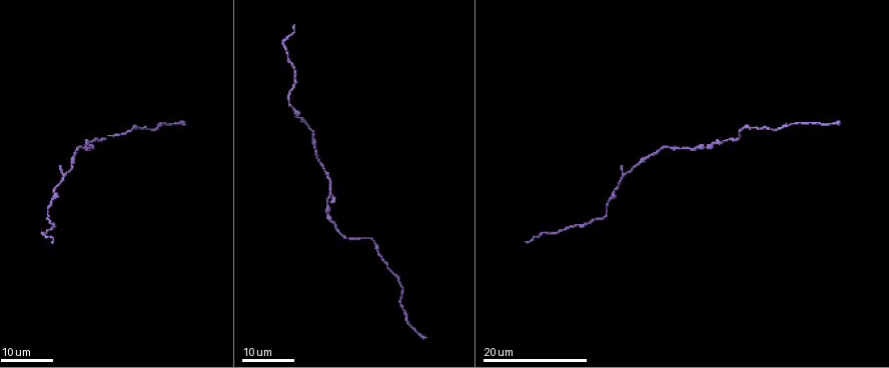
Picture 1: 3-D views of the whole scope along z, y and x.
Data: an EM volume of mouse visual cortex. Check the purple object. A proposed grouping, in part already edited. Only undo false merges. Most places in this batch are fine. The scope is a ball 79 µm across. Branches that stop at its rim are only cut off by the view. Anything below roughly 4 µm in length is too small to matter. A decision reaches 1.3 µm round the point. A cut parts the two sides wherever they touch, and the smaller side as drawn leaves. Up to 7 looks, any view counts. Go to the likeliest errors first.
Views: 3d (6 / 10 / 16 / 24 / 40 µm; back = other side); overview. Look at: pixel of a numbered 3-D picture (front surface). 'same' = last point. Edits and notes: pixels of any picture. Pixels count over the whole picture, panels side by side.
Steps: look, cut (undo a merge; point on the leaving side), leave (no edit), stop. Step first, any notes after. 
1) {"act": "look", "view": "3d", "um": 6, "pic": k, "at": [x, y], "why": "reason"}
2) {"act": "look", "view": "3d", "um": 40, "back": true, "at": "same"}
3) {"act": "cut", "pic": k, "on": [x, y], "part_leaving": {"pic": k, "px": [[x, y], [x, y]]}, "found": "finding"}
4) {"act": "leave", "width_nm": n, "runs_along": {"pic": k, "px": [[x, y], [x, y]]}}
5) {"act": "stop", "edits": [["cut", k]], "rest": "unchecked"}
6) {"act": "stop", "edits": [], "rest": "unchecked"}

{"act": "look", "view": "3d", "um": 24, "pic": 1, "at": [89, 147]}

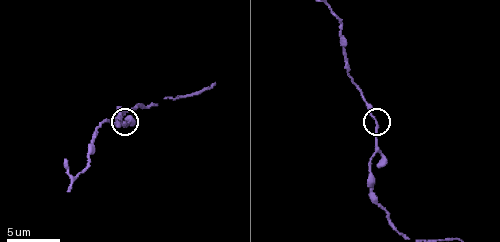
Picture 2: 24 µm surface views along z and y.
{"act": "look", "view": "3d", "um": 6, "pic": 2, "at": [376, 120]}

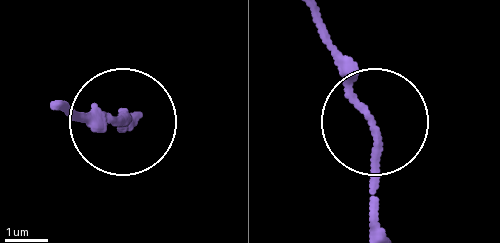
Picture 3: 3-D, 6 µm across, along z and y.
{"act": "leave", "runs_along": {"pic": 3, "px": [[369, 118], [319, 17]]}, "found": "continuous, no second cell"}

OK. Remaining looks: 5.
{"act": "look", "view": "3d", "um": 10, "pic": 2, "at": [133, 107], "why": "narrows sharply"}

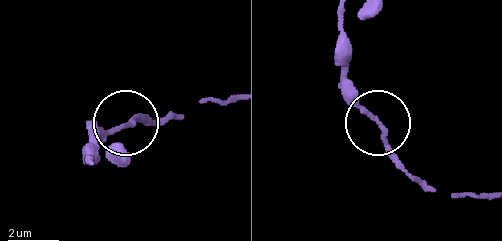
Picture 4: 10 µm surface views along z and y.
{"act": "leave", "runs_along": {"pic": 4, "px": [[340, 18], [348, 89], [381, 127], [391, 153], [428, 190]]}, "found": "all the same cell"}

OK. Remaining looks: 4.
{"act": "look", "view": "3d", "um": 16, "pic": 1, "at": [401, 304], "why": "sudden change in width"}

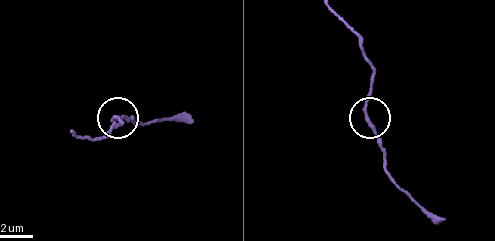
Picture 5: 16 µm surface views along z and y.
{"act": "look", "view": "3d", "um": 6, "pic": 5, "at": [366, 115]}

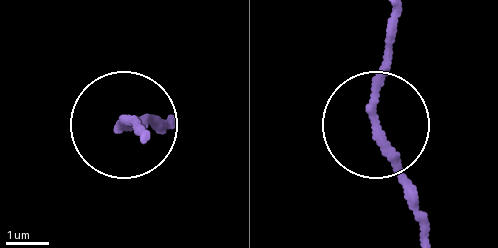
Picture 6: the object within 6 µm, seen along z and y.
{"act": "leave", "found": "one cell here"}

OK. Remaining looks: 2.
{"act": "look", "view": "3d", "um": 24, "pic": 1, "at": [586, 224], "why": "calibre changes"}

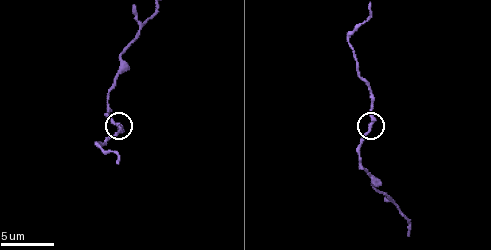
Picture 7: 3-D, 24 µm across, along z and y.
{"act": "look", "view": "3d", "um": 10, "pic": 7, "at": [369, 130]}

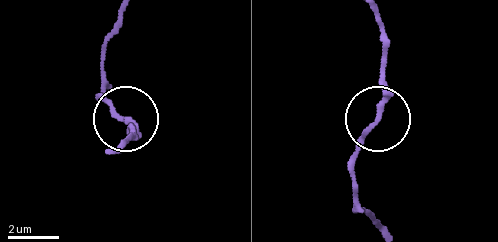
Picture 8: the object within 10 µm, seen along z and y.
{"act": "leave", "width_nm": 190, "runs_along": {"pic": 8, "px": [[375, 222], [355, 209], [355, 145], [381, 93], [381, 44]]}, "found": "continuous, no second cell"}

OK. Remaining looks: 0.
{"act": "stop", "edits": [], "rest": "unchecked"}

